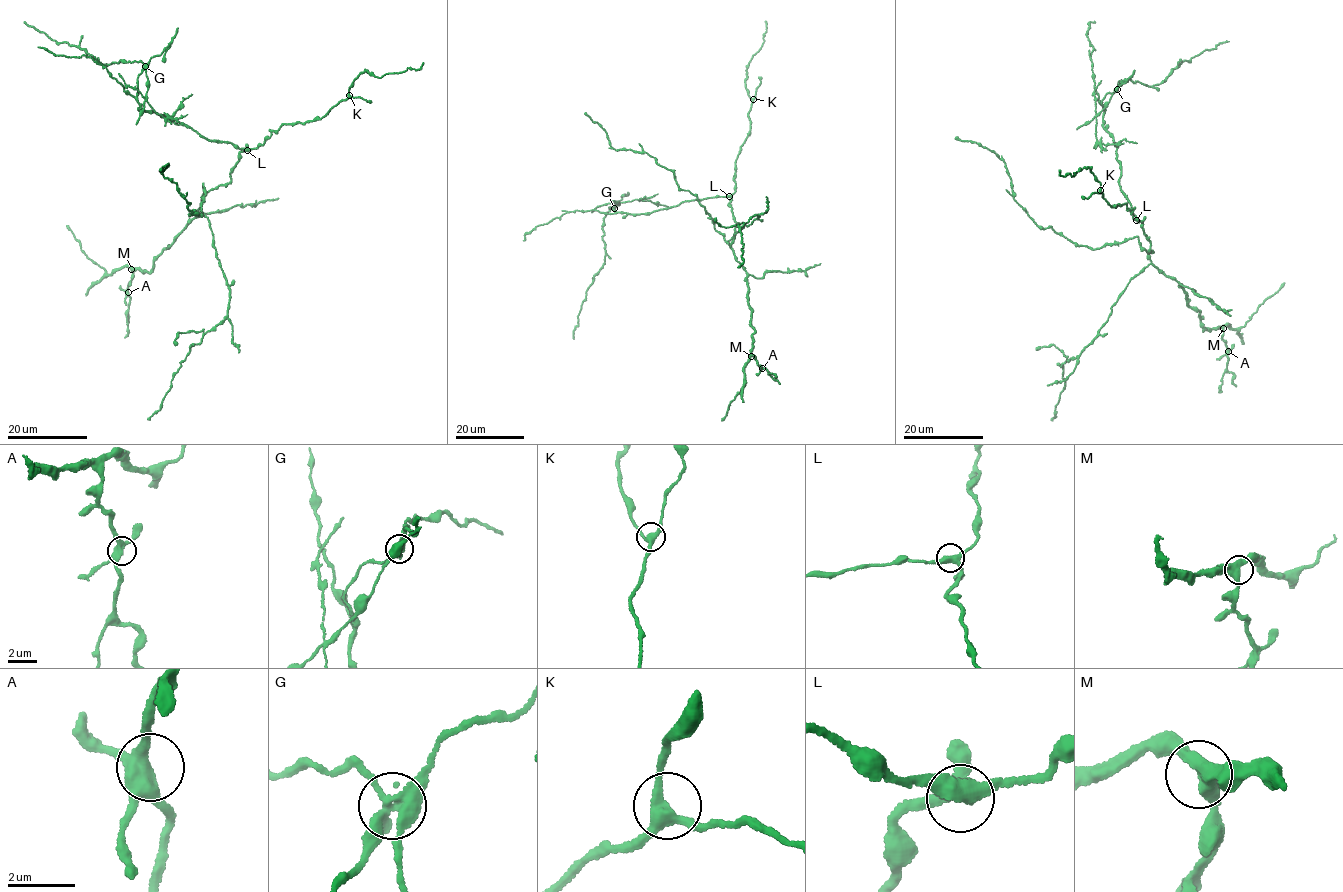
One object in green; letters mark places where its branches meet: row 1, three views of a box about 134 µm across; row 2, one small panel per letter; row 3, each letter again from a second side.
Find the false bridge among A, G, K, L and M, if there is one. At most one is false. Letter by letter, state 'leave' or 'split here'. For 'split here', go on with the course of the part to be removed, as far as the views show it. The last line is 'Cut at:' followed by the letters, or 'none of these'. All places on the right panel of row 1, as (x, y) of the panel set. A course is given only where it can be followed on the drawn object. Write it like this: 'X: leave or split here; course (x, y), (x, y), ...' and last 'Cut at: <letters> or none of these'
A: leave
G: split here; course (1117, 89), (1121, 81), (1129, 79), (1149, 86), (1162, 83), (1182, 61), (1190, 61), (1204, 50), (1229, 41)
K: leave
L: leave
M: leave
Cut at: G

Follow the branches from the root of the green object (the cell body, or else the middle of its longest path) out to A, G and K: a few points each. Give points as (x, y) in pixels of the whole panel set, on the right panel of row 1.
A: (1137, 218), (1150, 241), (1151, 263), (1180, 285), (1188, 305), (1199, 311), (1202, 328), (1223, 331), (1228, 351)
G: (1137, 218), (1120, 190), (1121, 170), (1115, 158), (1117, 148), (1112, 136), (1103, 127), (1102, 100), (1117, 89)
K: (1137, 218), (1139, 222), (1134, 219), (1133, 209), (1129, 209), (1125, 203), (1111, 207), (1100, 190)

